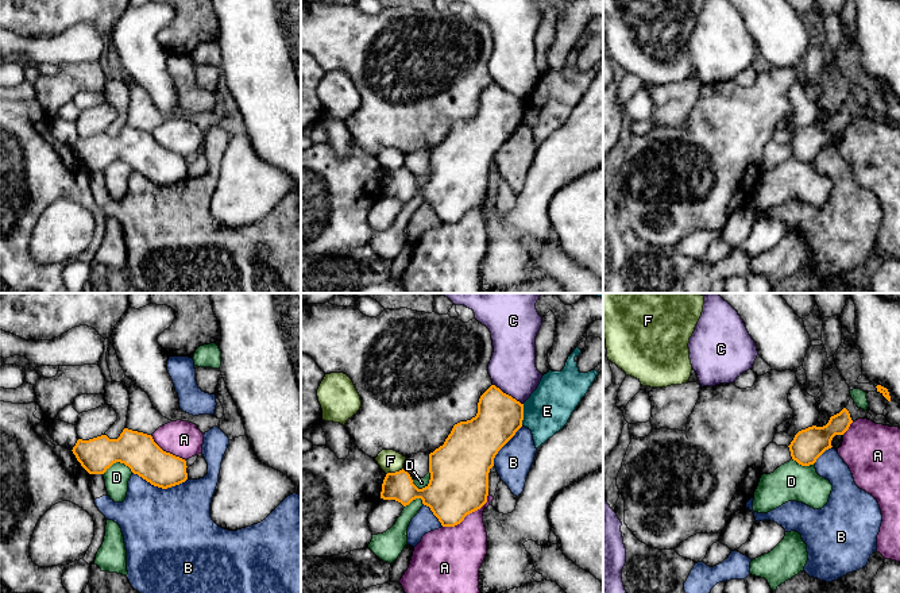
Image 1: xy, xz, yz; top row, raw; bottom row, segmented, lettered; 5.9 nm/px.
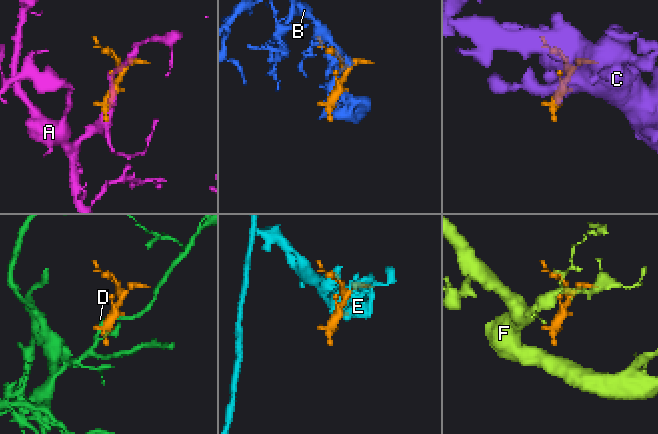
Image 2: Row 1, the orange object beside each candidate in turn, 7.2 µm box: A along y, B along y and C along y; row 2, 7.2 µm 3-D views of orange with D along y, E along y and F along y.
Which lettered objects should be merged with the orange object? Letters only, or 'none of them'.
none of them

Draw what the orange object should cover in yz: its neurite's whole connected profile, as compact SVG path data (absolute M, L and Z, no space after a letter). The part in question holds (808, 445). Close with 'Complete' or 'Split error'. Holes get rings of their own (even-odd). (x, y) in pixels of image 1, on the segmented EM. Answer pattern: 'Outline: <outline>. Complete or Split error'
Outline: M843 408L830 417L823 427L808 427L799 431L791 442L789 451L793 461L801 466L810 466L828 448L835 435L843 435L853 423L850 413Z. Complete

